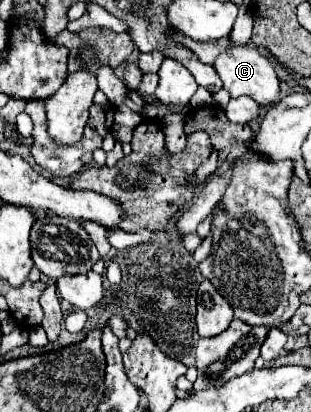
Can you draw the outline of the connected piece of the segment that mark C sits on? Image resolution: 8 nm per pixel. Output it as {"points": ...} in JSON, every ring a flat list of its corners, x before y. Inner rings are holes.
{"points":[[233,45,233,49,225,51,223,55,217,57,213,65,223,81,223,87,231,93,231,97,239,95,249,95,255,99,261,107,271,107,275,101,279,101,279,91,281,91,281,81,267,57,263,57,255,47,249,45]]}

